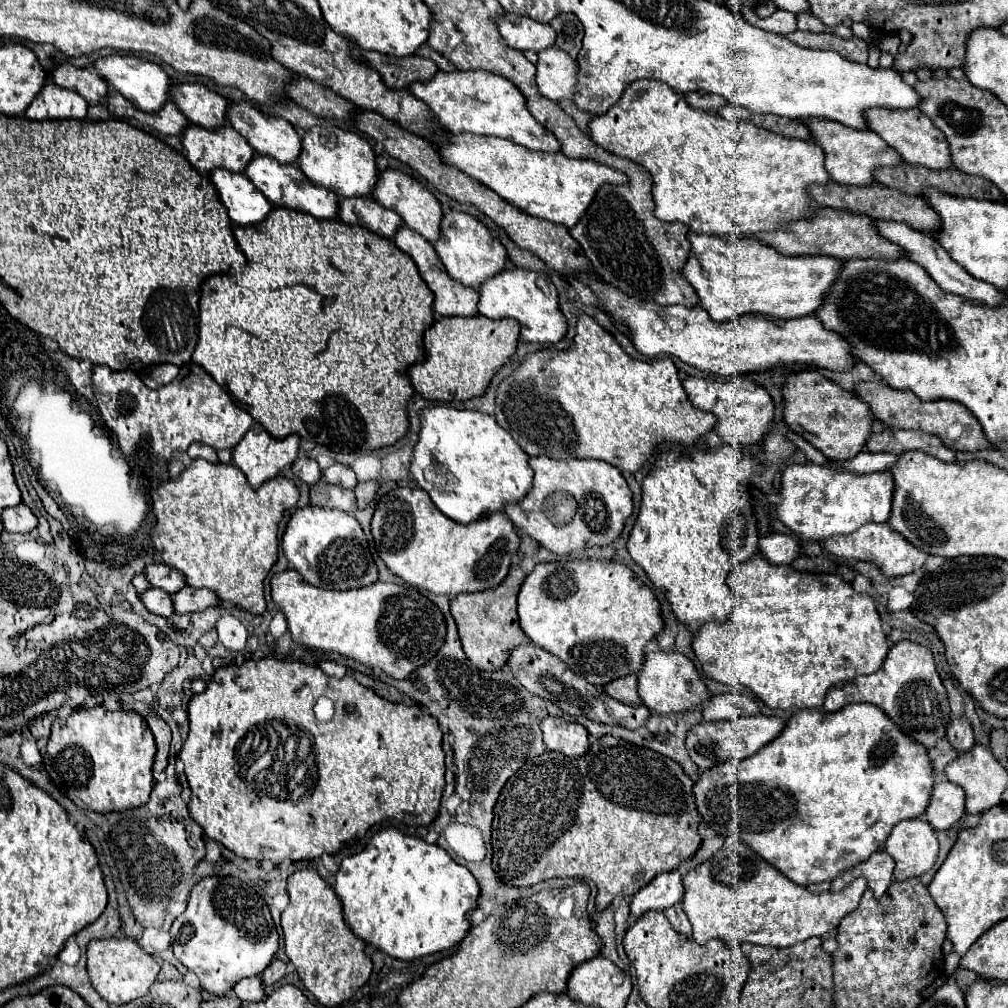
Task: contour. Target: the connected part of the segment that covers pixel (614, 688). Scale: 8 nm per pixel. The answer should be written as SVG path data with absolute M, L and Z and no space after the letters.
M627 675L627 677L607 683L605 691L625 705L639 705L641 703L639 693L637 693L637 675Z

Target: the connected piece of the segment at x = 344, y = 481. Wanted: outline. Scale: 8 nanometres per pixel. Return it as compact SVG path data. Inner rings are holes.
M333 463L331 467L323 469L323 477L327 483L333 483L333 485L339 485L345 489L355 489L355 485L357 485L357 477L355 477L353 469L343 463Z

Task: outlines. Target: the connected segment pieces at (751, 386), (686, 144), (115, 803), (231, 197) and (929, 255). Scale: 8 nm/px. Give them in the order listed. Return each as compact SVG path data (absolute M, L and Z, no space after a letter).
M687 377L683 381L683 387L689 395L689 401L695 407L715 413L717 423L713 433L717 433L729 445L751 445L761 441L773 421L775 405L769 393L765 391L765 387L761 387L755 381L747 381L747 379L715 381L715 379L703 379L703 377Z
M655 79L631 83L615 107L589 121L589 137L603 149L647 167L653 177L655 217L685 223L693 233L753 235L805 219L811 215L807 185L829 181L823 167L825 153L817 143L803 143L801 139L775 135L749 121L725 121L713 113L693 109L683 95Z
M95 705L91 709L73 711L67 719L55 719L43 761L49 777L61 791L73 793L97 813L111 813L141 807L147 803L153 789L153 757L155 739L151 735L151 729L147 727L147 721L139 713L109 711L103 705Z
M213 169L211 183L227 209L229 219L235 225L261 223L271 211L271 203L253 187L243 173L231 173L227 169Z
M871 219L875 223L875 229L879 231L879 235L883 235L885 239L889 239L891 243L899 245L907 259L919 263L931 277L933 281L947 293L953 293L953 295L959 295L959 297L965 297L965 299L971 299L971 301L979 301L979 303L985 303L985 305L997 305L1001 299L1003 299L1003 291L995 289L993 285L985 283L985 281L979 281L975 277L971 277L959 263L955 263L947 251L929 235L929 233L923 233L923 231L917 231L913 227L909 227L907 223L901 223L901 221L889 221L889 219Z

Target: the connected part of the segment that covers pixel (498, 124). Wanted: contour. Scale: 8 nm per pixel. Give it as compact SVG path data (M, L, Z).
M439 71L429 81L415 81L409 85L409 91L421 99L433 113L435 121L455 133L475 133L475 135L495 135L509 139L517 145L535 151L557 153L559 141L551 131L541 127L535 117L527 111L525 99L519 89L505 77L489 71Z

